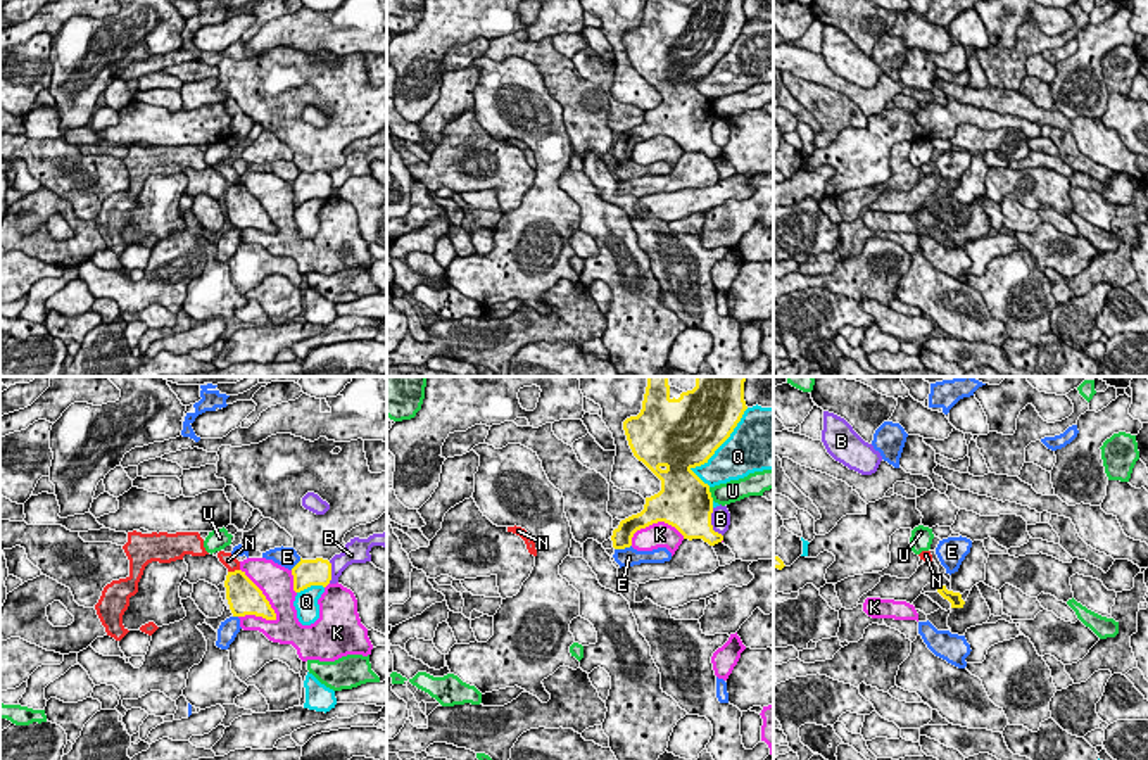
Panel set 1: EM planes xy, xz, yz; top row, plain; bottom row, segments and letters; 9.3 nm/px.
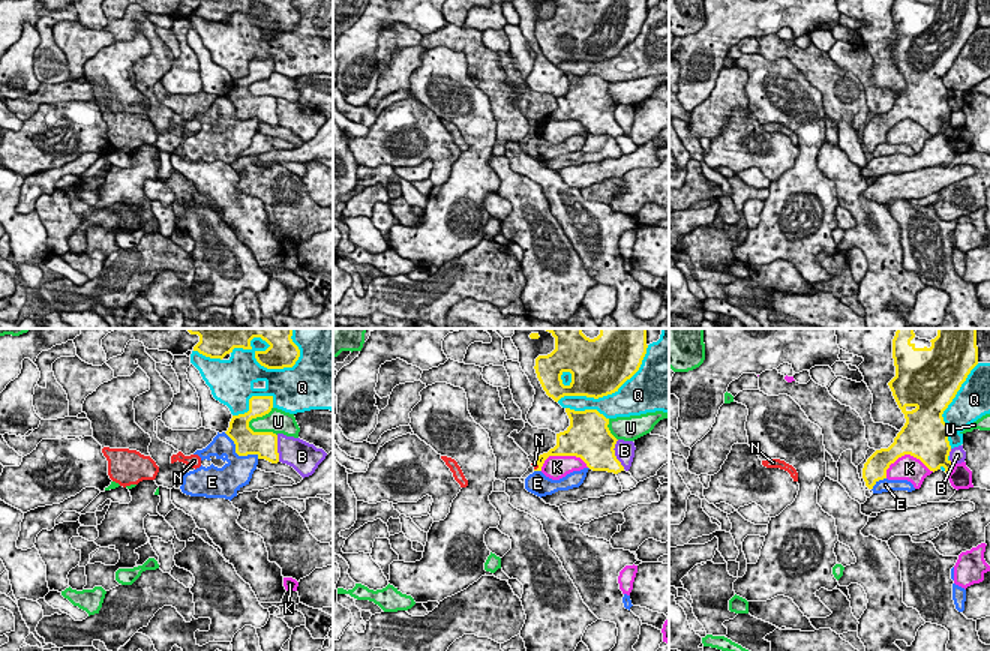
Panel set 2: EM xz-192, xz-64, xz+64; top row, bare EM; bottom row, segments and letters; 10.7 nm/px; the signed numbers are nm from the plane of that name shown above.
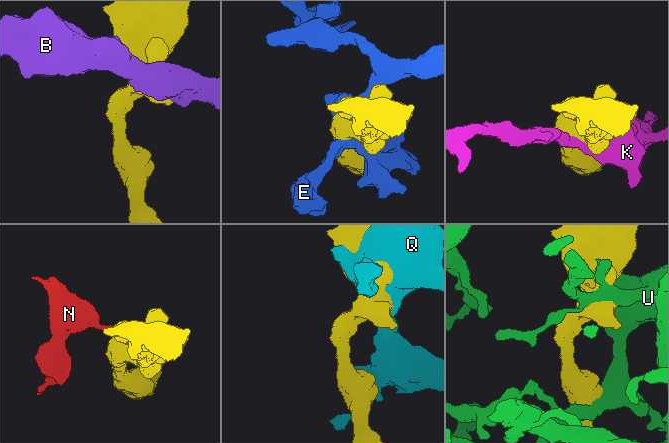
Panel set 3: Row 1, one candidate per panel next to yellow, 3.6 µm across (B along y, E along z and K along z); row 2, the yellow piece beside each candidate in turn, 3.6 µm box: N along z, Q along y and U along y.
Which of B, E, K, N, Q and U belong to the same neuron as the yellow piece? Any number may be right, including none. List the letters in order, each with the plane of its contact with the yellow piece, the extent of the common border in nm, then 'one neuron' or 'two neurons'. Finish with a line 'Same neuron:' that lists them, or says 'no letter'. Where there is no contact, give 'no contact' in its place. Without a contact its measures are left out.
B: contact in xz; length 280 nm; two neurons
E: contact in xz; length 170 nm; two neurons
K: contact in xy; length 600 nm; two neurons
N: contact in xy; length 120 nm; two neurons
Q: contact in xz; length 850 nm; two neurons
U: contact in xz; length 140 nm; two neurons
Same neuron: no letter

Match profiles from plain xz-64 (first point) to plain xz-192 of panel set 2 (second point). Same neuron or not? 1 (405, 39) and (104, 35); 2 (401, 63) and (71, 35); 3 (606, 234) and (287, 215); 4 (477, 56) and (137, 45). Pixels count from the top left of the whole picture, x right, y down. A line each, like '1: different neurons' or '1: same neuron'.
1: different neurons
2: same neuron
3: different neurons
4: different neurons

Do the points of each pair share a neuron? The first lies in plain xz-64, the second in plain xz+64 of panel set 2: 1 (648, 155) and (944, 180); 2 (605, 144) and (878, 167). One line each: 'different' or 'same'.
1: same
2: same

